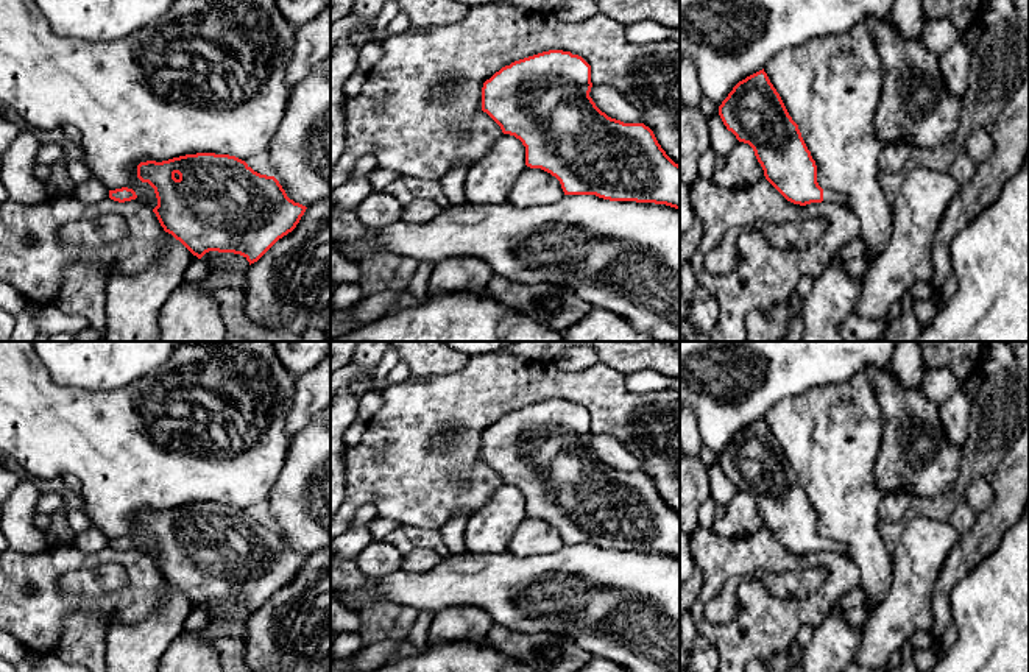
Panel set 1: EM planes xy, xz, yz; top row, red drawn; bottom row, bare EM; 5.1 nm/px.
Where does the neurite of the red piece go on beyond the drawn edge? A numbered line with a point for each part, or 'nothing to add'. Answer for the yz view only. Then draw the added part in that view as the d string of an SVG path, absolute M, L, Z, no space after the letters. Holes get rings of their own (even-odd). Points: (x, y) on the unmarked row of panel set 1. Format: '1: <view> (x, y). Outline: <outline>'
1: yz (830, 546). Outline: M823 539L823 550L848 557L848 547L842 543Z

